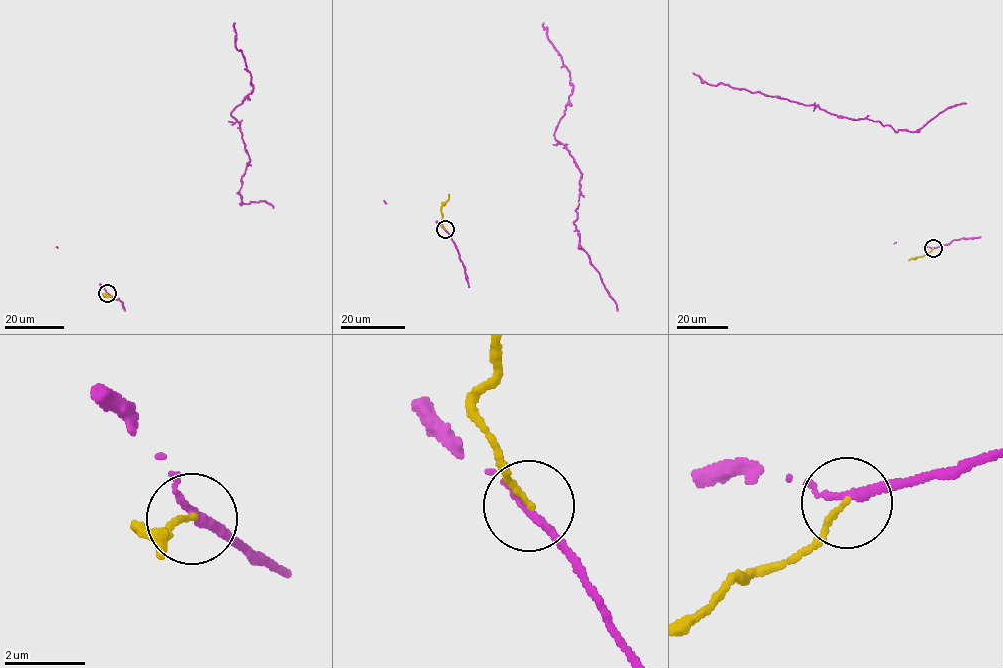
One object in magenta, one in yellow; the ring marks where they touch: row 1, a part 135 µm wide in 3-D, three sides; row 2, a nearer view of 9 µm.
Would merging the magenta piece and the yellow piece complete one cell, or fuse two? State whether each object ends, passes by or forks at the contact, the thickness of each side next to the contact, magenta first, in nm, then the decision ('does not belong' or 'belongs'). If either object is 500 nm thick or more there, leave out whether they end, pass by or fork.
magenta passes by; yellow ends there; 170 nm thick on the magenta side, 130 nm on the other; does not belong

